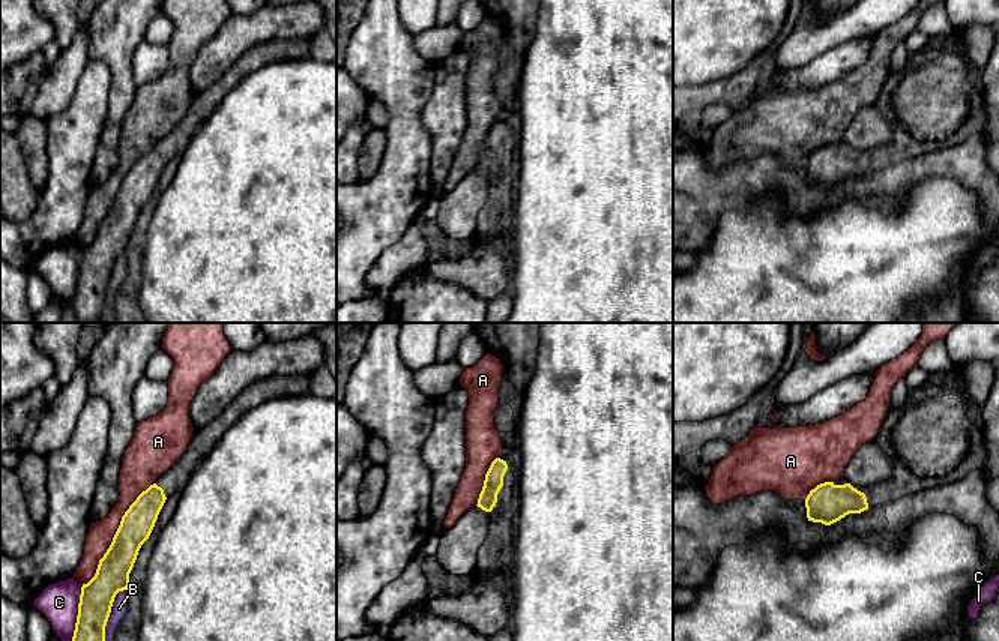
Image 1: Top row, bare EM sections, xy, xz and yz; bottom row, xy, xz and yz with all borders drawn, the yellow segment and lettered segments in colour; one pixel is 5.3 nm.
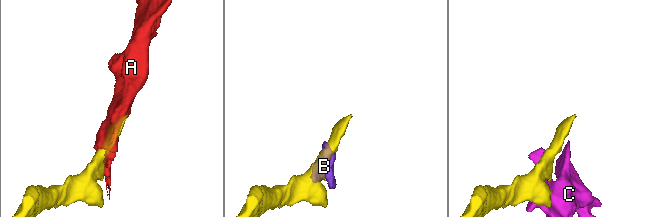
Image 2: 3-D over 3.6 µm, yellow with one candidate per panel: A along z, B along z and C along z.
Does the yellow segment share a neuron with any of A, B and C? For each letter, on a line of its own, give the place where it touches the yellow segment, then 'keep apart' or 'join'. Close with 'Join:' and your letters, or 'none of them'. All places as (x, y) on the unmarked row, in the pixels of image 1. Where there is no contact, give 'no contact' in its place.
A: meets yellow in xy at (116, 197); keep apart
B: meets yellow in xy at (107, 284); keep apart
C: meets yellow in xy at (77, 285); keep apart
Join: none of them

